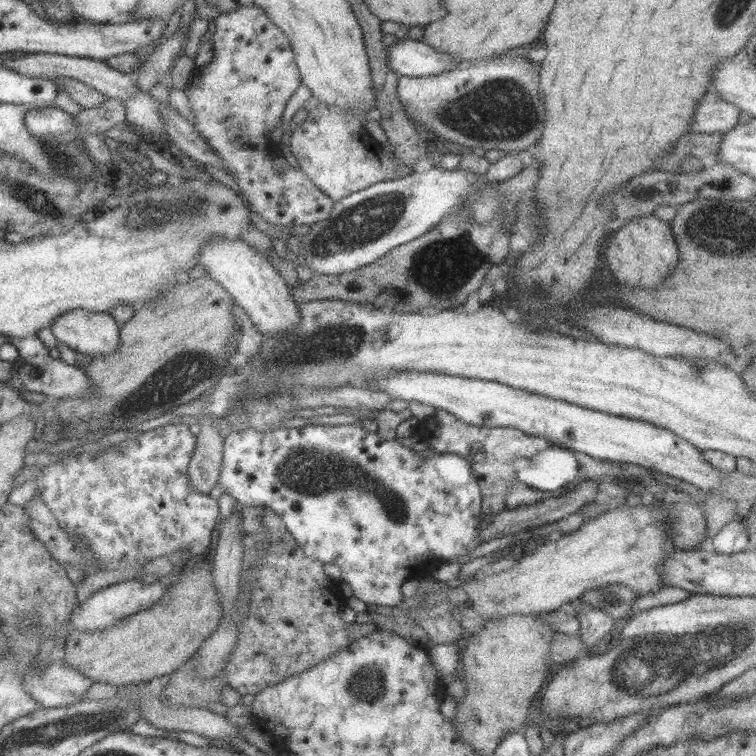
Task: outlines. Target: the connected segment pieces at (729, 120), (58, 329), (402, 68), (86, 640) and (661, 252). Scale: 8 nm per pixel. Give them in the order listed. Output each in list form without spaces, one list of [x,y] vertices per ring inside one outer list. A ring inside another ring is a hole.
[[[708,90],[699,100],[699,106],[693,112],[693,119],[687,133],[723,133],[731,130],[738,122],[739,108],[719,95]]]
[[[69,310],[49,327],[57,342],[90,358],[113,353],[120,340],[120,326],[109,313]]]
[[[397,38],[385,51],[389,55],[389,67],[399,77],[431,76],[463,65],[449,53],[439,52],[423,41],[410,38]]]
[[[210,557],[203,558],[199,569],[182,574],[158,602],[115,624],[85,634],[69,630],[58,657],[91,682],[107,682],[118,687],[156,681],[163,674],[171,674],[198,650],[219,624],[223,610],[213,587],[211,568]]]
[[[653,214],[633,216],[621,228],[610,231],[605,240],[604,254],[615,280],[637,290],[655,290],[679,260],[668,221],[659,220]]]

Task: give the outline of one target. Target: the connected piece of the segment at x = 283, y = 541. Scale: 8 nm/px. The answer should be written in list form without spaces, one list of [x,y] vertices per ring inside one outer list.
[[[243,505],[241,510],[241,578],[238,593],[251,593],[250,606],[245,620],[239,624],[237,642],[224,666],[228,686],[240,695],[257,694],[261,689],[297,675],[305,669],[344,649],[351,641],[371,634],[371,627],[357,623],[343,622],[339,610],[345,604],[338,582],[326,576],[322,562],[310,559],[287,532],[281,517],[273,510]]]

